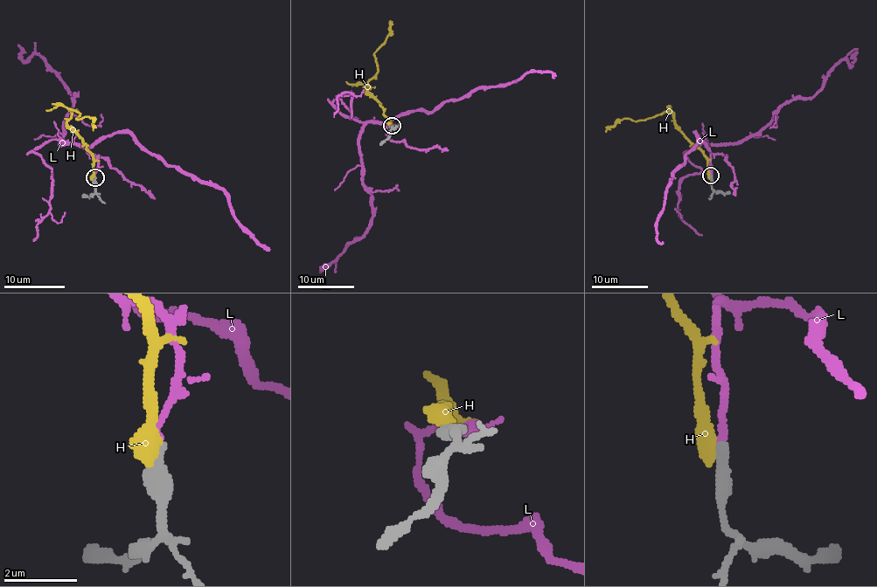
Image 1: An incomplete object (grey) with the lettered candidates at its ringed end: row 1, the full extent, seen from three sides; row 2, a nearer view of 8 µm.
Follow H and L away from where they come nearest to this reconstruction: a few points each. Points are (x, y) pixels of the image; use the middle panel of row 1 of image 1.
H: (392, 124), (380, 105), (366, 90), (369, 89), (367, 83), (378, 71), (374, 52), (390, 32), (390, 21)
L: (392, 126), (385, 124), (400, 114), (434, 112), (529, 72), (554, 78)

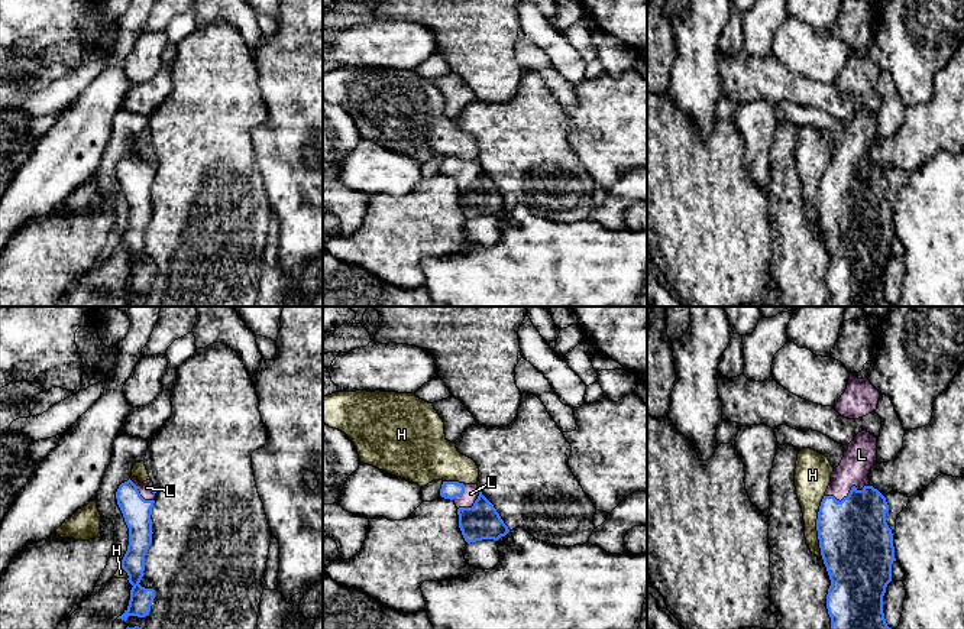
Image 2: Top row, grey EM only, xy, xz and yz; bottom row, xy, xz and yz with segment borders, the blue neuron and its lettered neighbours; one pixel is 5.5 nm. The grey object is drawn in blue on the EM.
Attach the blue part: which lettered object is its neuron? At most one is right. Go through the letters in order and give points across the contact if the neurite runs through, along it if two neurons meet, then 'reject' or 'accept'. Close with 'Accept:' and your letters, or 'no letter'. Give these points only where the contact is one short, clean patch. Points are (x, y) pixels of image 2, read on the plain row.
H: reject
L: runs through yz (854, 213), (848, 169), (850, 153), (861, 130); accept
Accept: L

